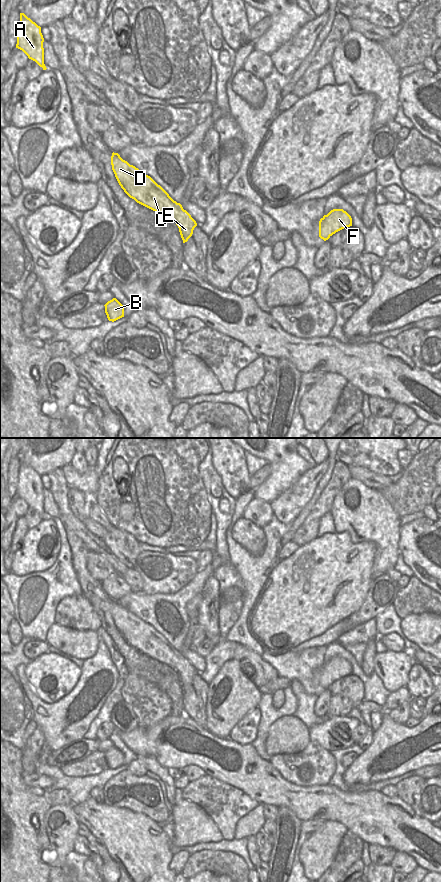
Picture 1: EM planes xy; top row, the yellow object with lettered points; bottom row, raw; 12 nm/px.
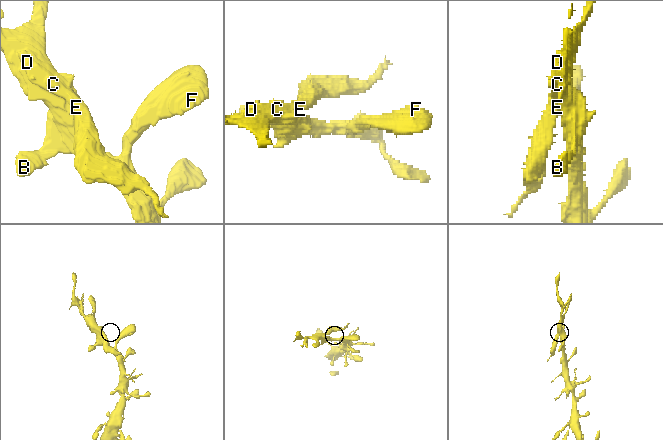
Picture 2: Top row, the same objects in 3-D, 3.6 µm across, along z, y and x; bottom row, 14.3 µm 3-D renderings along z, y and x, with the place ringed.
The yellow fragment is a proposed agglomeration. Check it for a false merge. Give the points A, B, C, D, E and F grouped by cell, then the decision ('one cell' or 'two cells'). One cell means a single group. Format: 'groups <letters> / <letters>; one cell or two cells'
groups A B C D E F; one cell

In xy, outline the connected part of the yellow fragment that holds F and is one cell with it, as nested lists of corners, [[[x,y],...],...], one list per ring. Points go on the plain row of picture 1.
[[[333,657],[319,669],[319,685],[328,688],[336,680],[352,674],[351,664],[343,657]]]

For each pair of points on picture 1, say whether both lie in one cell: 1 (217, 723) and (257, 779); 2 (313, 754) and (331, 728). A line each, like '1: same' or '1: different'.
1: different
2: different

